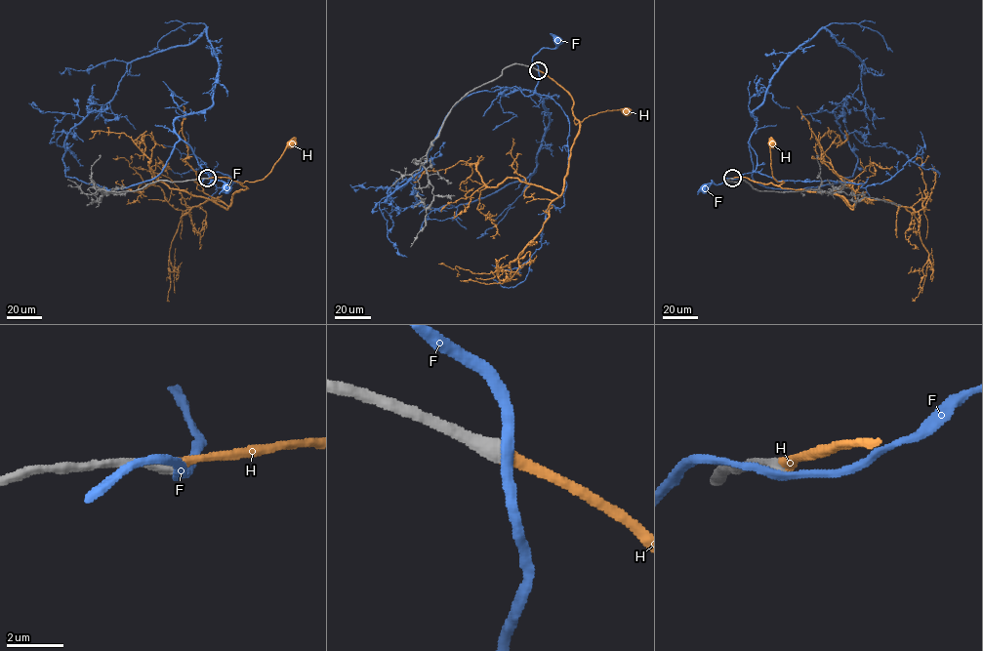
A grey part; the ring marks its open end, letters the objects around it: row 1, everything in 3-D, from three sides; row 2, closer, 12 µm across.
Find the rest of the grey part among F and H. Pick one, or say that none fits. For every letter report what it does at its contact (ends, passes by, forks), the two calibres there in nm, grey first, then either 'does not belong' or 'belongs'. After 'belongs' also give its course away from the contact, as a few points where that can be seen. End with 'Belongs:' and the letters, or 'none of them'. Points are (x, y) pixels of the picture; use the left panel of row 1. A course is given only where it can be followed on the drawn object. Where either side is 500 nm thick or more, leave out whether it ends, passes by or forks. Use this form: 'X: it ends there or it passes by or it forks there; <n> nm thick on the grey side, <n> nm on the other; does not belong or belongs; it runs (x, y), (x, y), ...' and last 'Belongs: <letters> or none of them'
F: 550 nm thick on the grey side, 320 nm on the other; does not belong
H: 600 nm thick on the grey side, 380 nm on the other; belongs; it runs (207, 179), (225, 177), (242, 185), (245, 182), (262, 180), (292, 143)
Belongs: H

